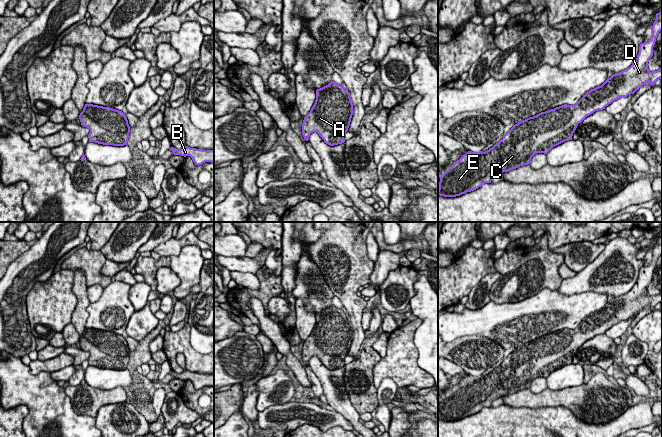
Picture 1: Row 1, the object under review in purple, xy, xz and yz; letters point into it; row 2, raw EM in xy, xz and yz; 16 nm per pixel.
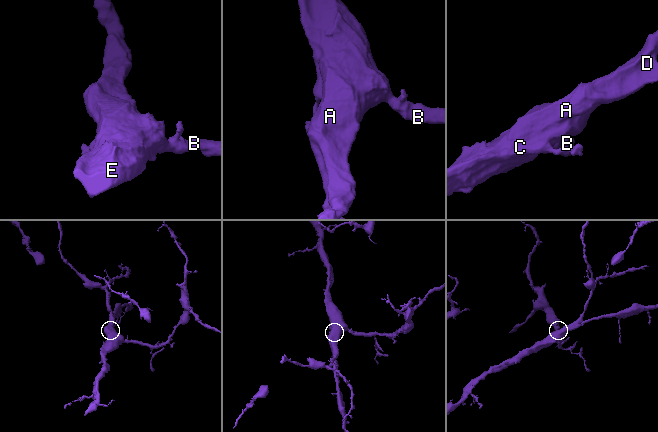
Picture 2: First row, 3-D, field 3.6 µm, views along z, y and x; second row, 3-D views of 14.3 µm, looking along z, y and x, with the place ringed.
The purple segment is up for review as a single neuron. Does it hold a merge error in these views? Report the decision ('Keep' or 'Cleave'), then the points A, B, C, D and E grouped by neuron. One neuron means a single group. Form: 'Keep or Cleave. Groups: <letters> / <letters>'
Keep. Groups: A B C D E

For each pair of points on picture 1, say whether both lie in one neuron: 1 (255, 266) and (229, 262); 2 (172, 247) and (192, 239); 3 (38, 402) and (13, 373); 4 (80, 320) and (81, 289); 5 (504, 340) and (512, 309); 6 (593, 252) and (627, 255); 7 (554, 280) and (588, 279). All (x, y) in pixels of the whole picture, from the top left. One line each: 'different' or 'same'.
1: same
2: same
3: same
4: same
5: same
6: different
7: different

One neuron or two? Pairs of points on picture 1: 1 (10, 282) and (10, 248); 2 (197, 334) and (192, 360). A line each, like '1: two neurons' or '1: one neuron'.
1: two neurons
2: two neurons

